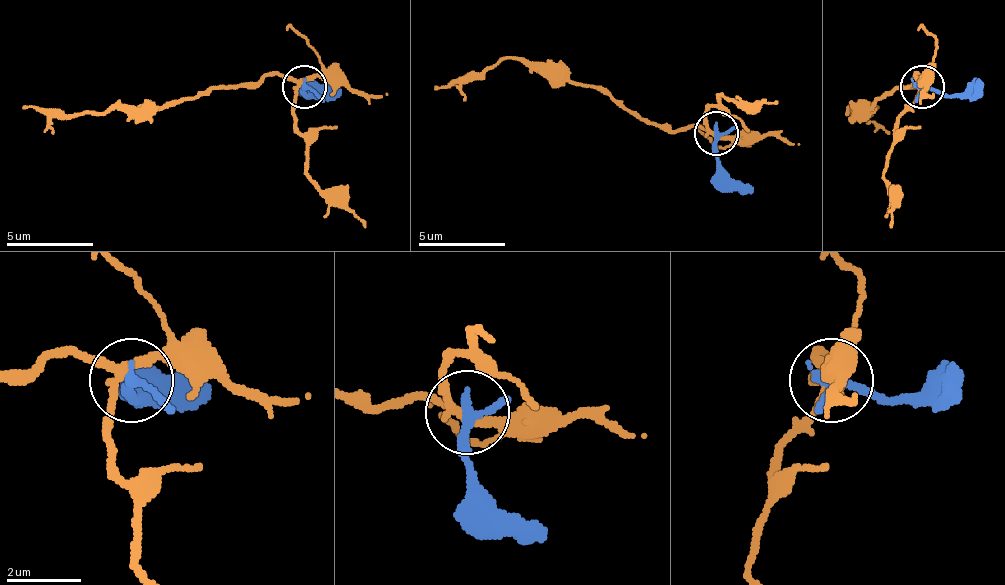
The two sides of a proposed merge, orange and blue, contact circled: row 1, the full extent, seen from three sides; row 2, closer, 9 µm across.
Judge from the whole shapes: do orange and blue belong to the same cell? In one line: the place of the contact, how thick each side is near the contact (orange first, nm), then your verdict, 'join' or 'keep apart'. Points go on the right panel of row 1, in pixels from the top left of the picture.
(922, 87) | 240/240 nm | keep apart

